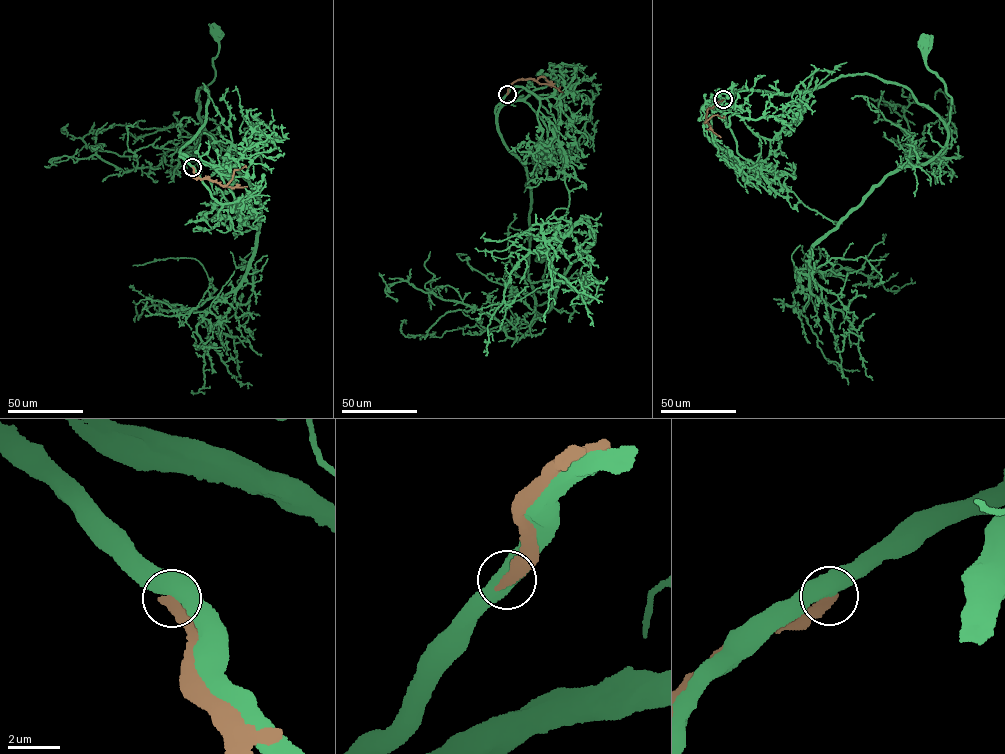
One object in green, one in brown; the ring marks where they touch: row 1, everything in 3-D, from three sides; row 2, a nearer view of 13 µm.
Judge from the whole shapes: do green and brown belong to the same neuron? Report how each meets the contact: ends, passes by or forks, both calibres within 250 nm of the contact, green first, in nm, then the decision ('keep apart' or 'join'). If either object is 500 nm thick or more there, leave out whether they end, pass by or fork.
500 nm thick on the green side, 480 nm on the other; keep apart

